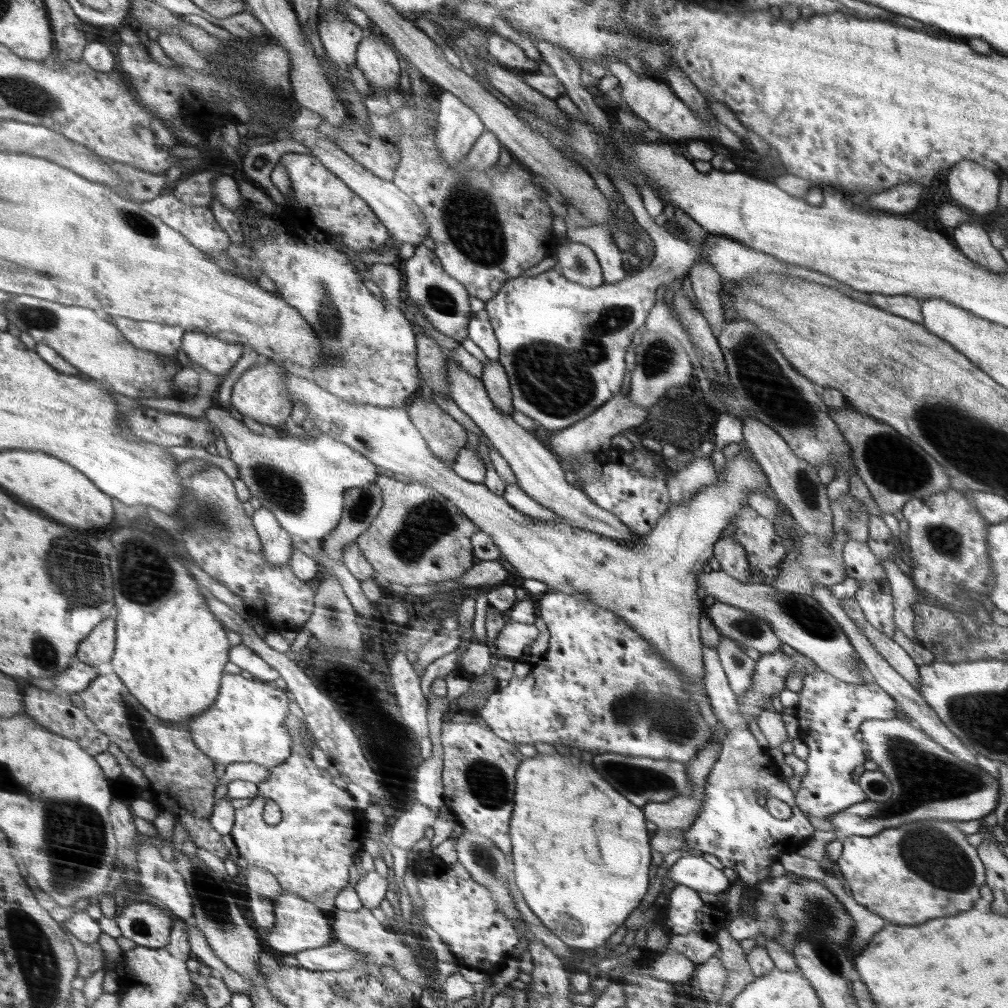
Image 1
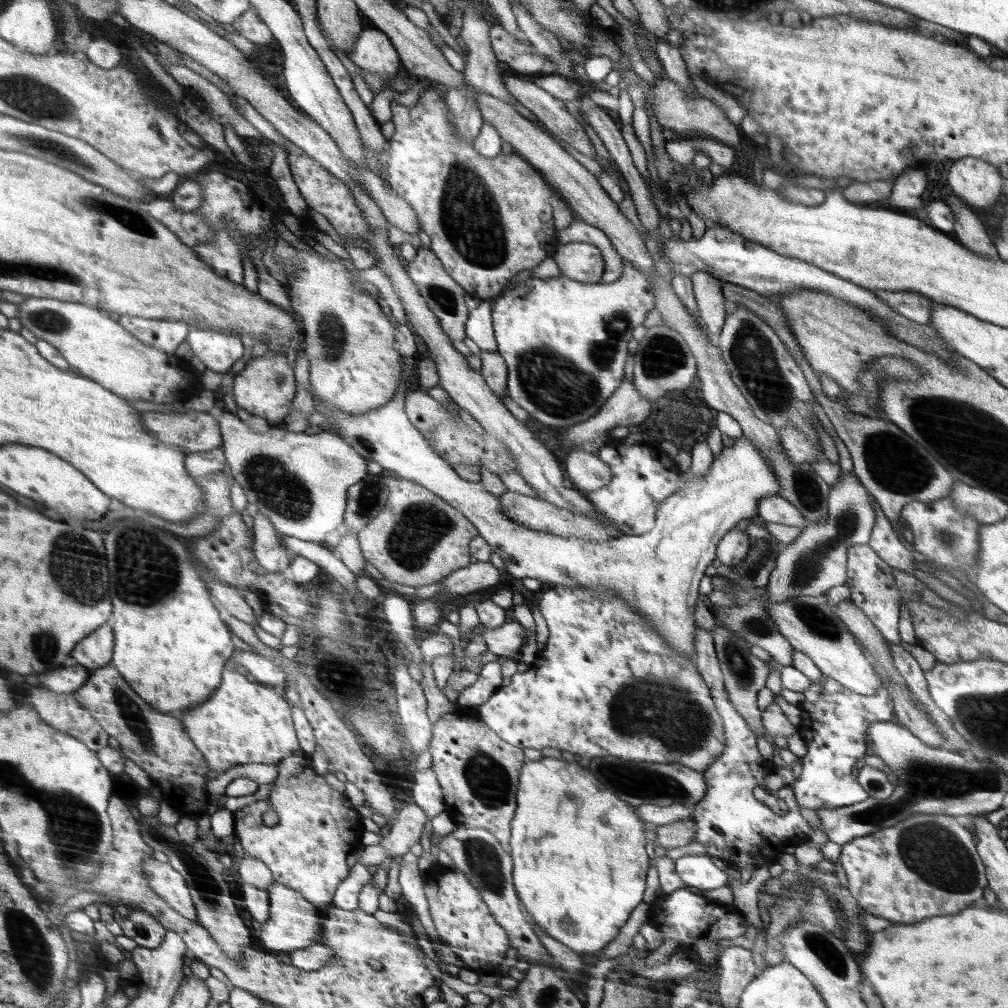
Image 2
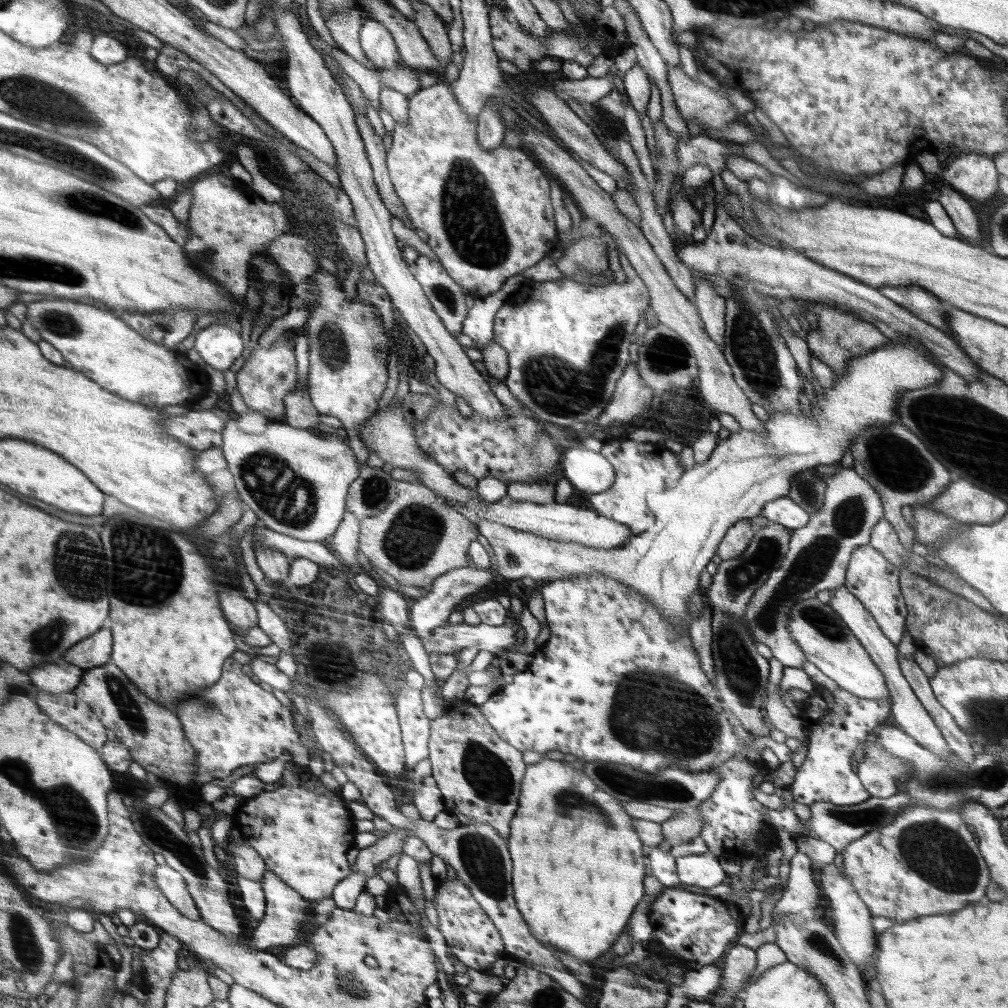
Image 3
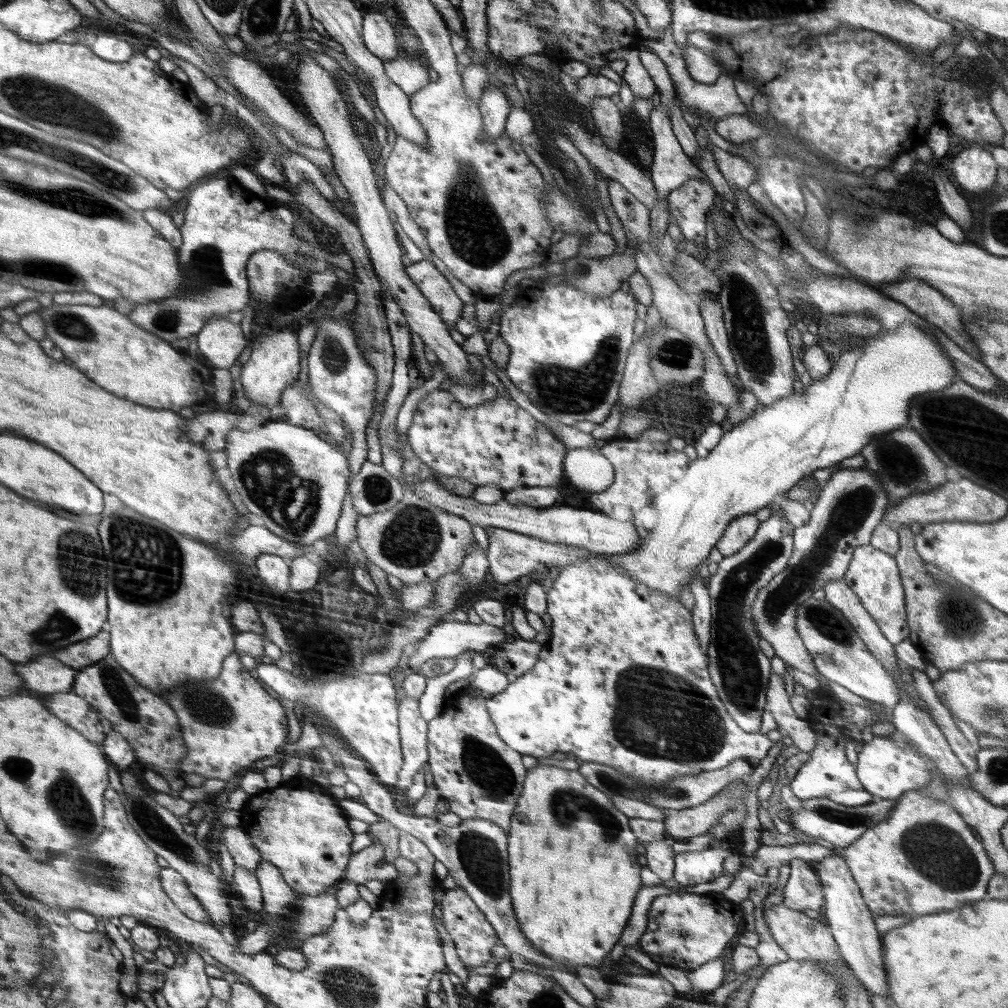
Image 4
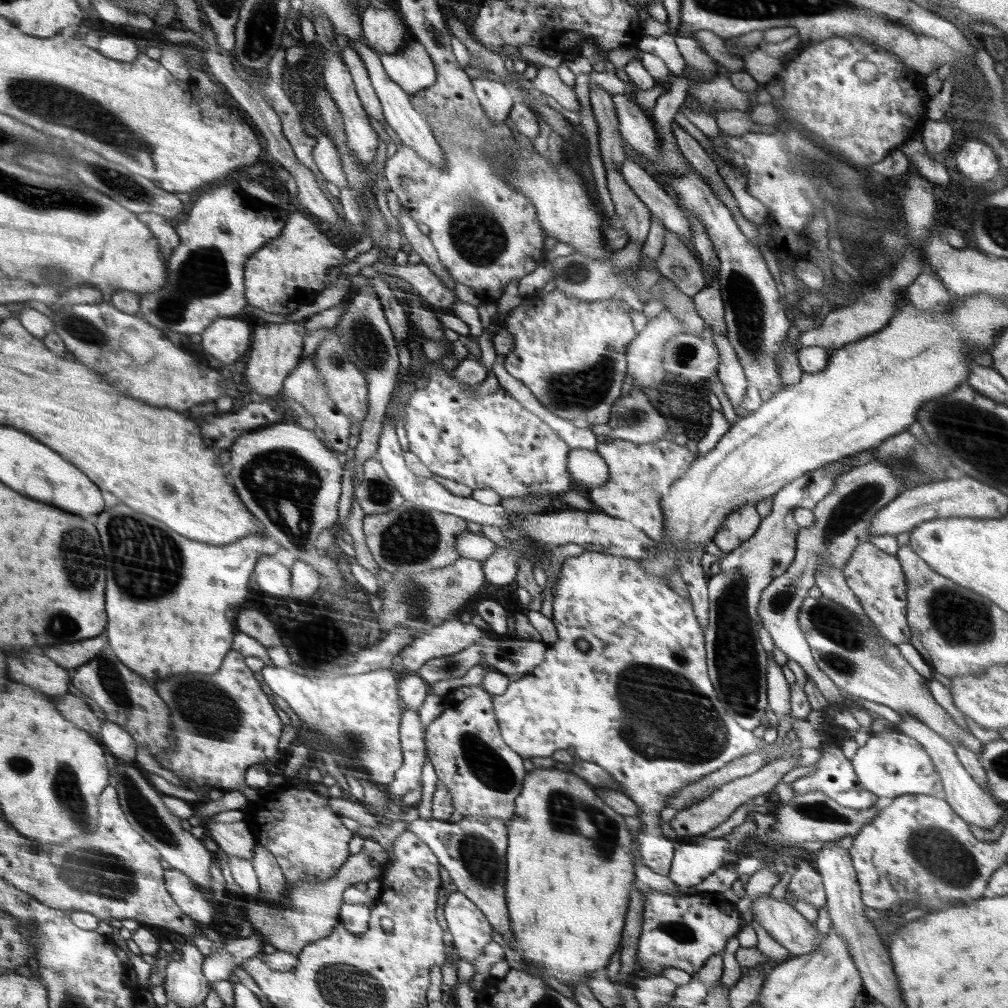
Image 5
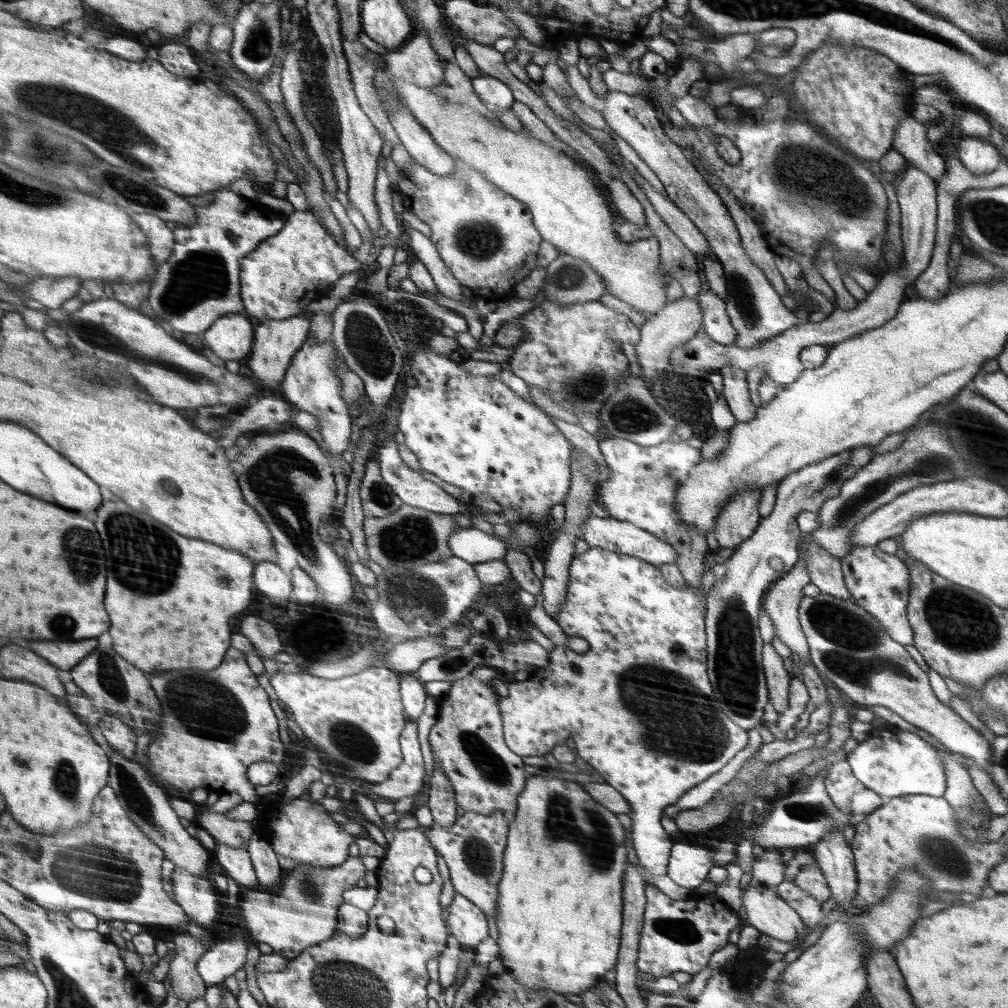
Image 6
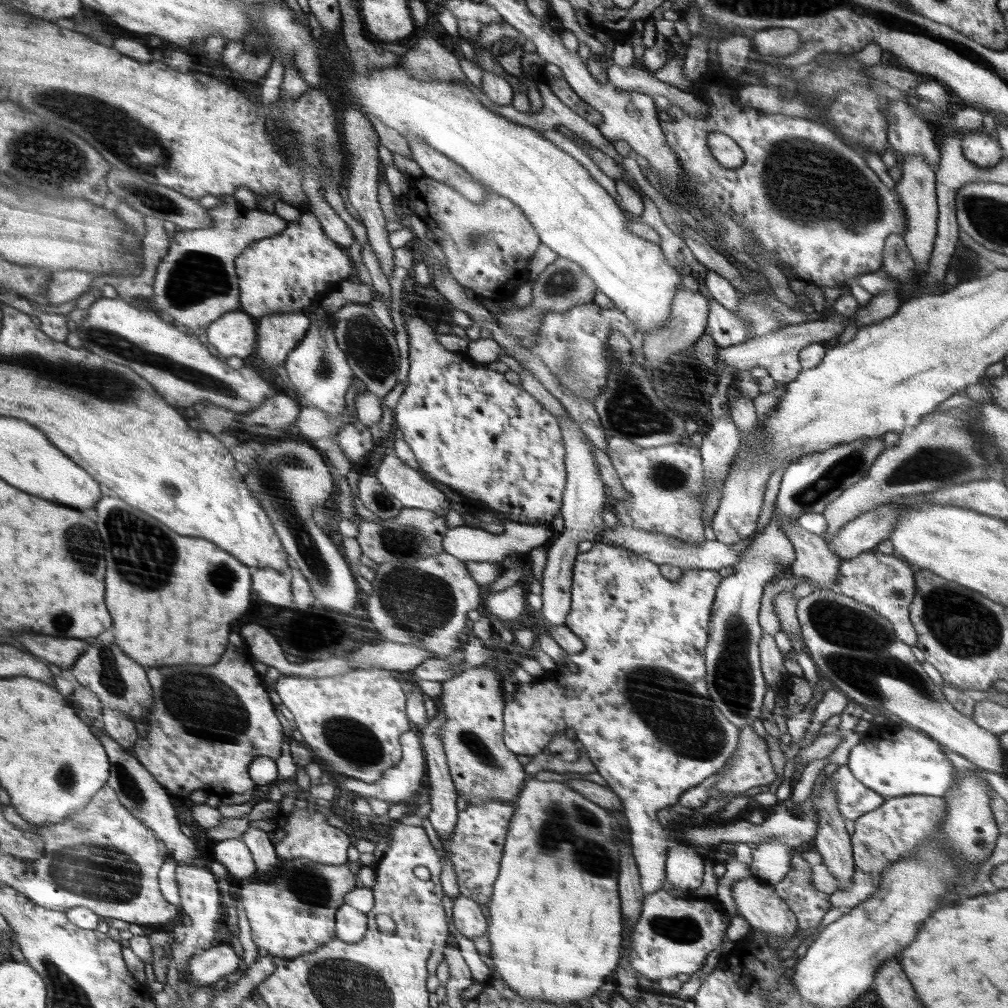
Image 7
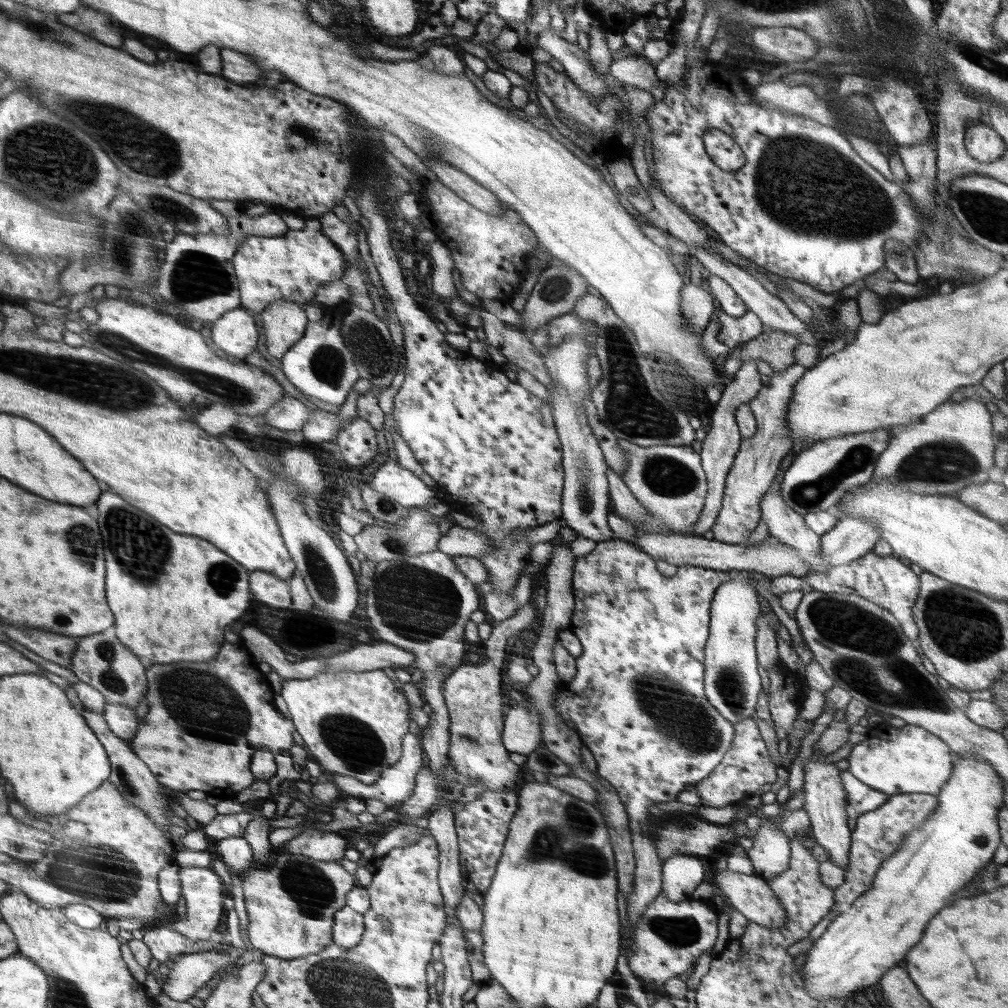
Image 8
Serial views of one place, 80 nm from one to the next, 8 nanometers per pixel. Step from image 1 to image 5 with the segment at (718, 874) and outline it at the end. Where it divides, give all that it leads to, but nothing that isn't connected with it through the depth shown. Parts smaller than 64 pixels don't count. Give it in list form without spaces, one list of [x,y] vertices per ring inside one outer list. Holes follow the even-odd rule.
[[[724,837],[706,839],[699,843],[680,841],[669,877],[677,886],[700,884],[706,876],[723,866],[722,860],[726,854],[728,841]]]

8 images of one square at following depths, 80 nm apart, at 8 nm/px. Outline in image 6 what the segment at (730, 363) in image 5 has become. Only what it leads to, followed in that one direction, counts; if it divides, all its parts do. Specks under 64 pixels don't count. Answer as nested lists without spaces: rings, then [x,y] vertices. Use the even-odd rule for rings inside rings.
[[[724,365],[720,370],[724,379],[723,396],[738,423],[748,422],[757,414],[757,408],[750,400],[746,371],[738,365]]]

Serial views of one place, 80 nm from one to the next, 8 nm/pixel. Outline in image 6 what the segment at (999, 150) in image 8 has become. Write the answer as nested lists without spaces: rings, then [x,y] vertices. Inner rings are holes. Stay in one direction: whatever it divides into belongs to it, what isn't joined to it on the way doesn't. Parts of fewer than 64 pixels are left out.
[[[962,138],[957,150],[960,162],[974,174],[988,174],[1005,160],[1001,151],[982,138]]]

